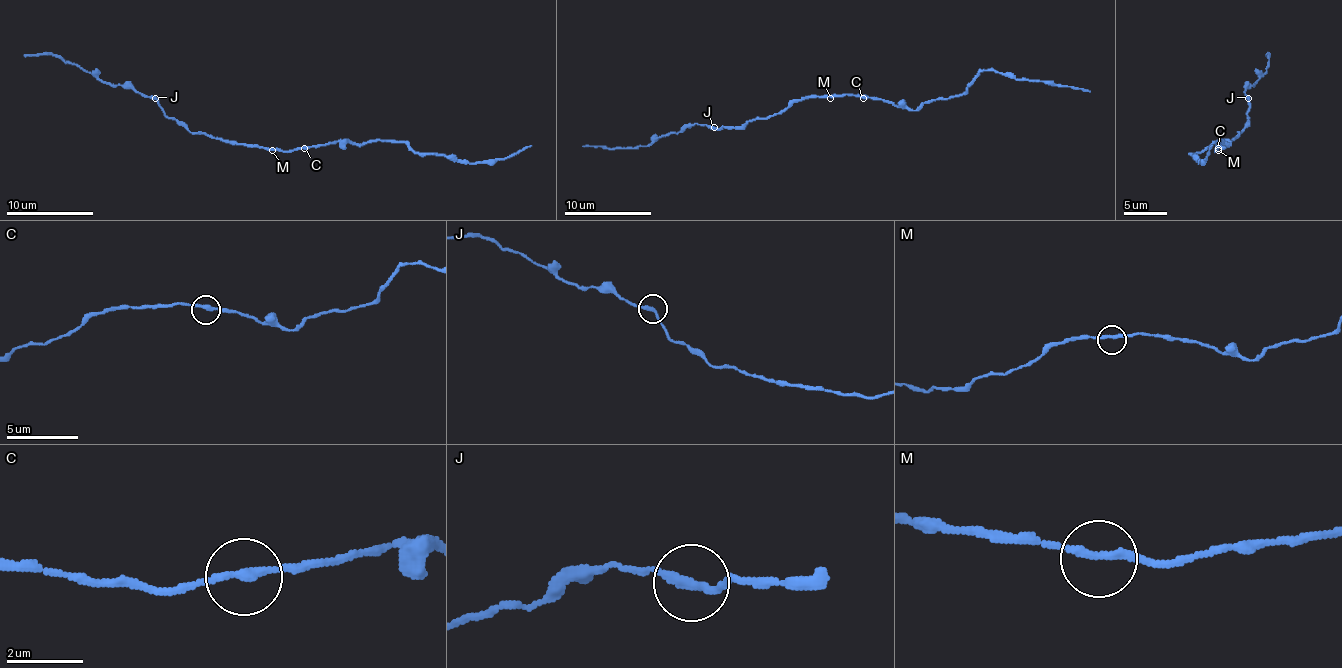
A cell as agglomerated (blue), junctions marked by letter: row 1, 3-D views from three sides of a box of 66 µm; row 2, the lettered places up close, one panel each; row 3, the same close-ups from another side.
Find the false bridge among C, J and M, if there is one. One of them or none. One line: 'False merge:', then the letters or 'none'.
False merge: J

